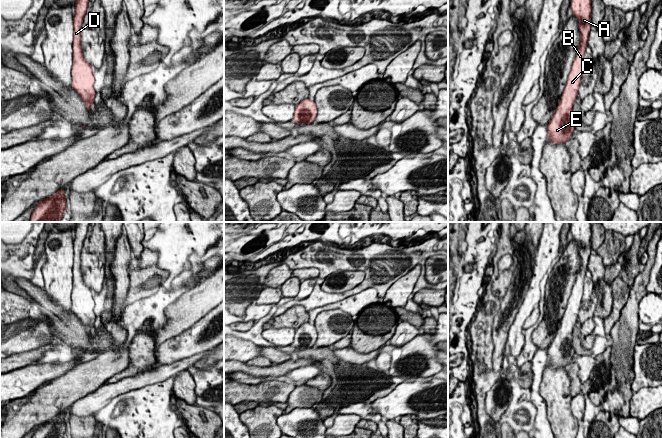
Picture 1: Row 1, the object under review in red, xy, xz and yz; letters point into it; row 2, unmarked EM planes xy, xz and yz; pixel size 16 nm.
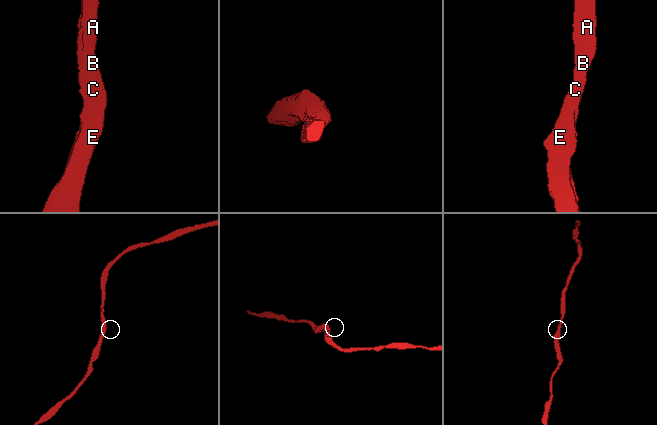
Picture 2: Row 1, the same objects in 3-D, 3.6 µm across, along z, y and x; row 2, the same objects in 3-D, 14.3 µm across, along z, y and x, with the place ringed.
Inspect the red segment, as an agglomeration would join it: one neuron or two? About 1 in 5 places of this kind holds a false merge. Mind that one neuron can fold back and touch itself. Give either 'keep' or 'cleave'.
keep

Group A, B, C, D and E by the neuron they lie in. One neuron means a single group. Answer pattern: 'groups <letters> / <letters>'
groups A B C D E

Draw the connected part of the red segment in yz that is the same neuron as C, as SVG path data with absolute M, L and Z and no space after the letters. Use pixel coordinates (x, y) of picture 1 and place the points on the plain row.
M571 222L572 240L578 241L580 246L580 268L576 275L560 327L557 329L556 336L547 350L548 364L554 369L565 368L571 363L575 353L573 329L582 303L584 278L586 277L591 255L591 227L591 222Z

